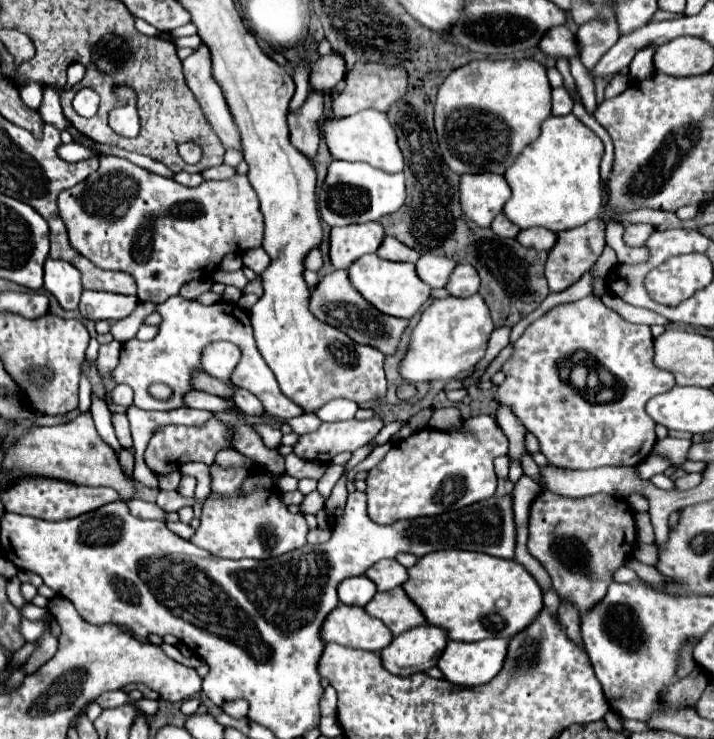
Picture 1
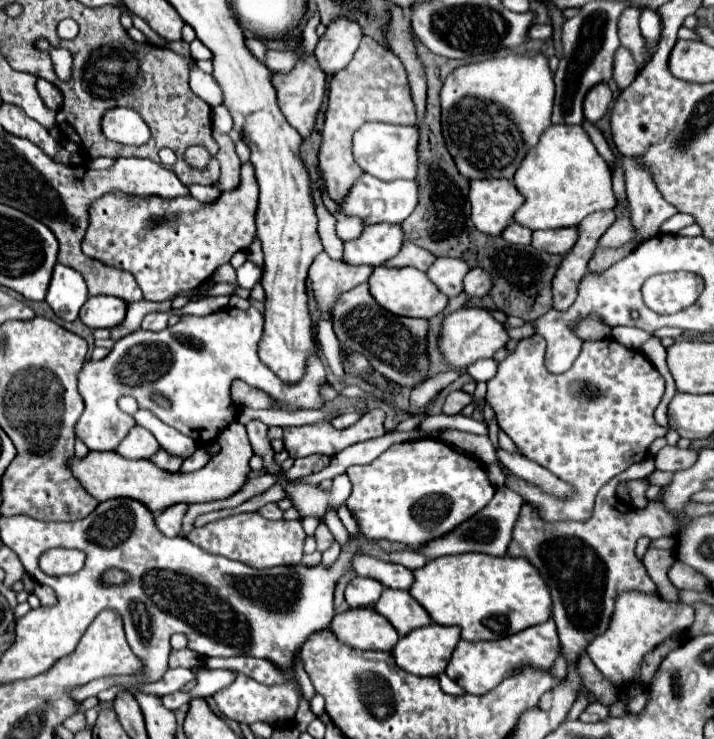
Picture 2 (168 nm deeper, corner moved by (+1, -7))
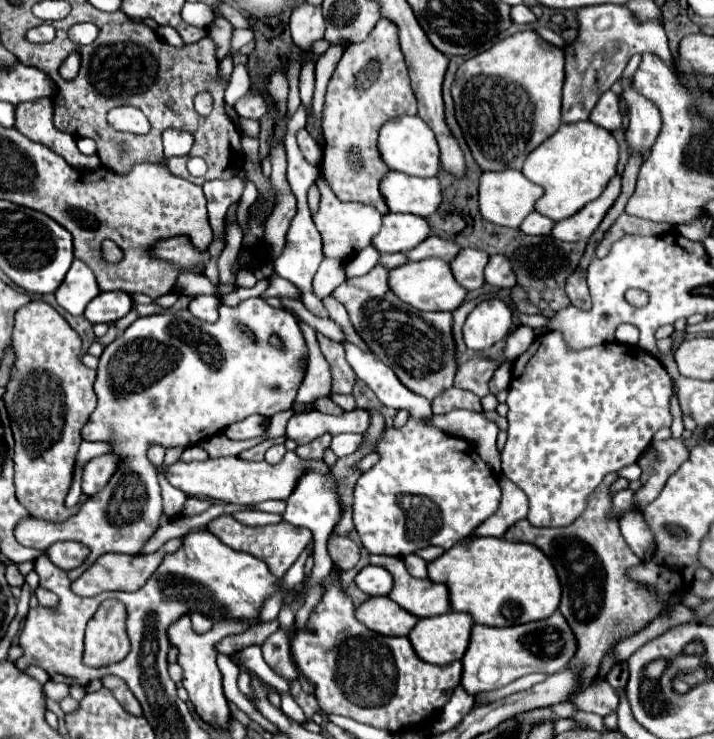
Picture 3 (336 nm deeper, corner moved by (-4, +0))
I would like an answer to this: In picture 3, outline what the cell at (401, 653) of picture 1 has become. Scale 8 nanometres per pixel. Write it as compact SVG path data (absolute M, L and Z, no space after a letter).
M449 611L445 615L419 619L411 629L409 639L423 661L445 665L465 655L471 629L473 617L469 613Z

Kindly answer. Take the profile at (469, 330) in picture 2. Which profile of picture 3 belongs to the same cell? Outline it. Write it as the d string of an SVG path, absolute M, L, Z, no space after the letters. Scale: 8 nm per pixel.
M485 299L475 305L463 325L465 345L481 351L501 341L511 329L511 309L501 299Z

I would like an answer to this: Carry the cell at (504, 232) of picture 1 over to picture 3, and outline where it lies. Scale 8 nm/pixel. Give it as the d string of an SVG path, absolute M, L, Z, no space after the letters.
M533 211L523 223L521 223L521 231L527 233L527 235L551 235L551 229L553 229L555 221L551 221L549 217Z

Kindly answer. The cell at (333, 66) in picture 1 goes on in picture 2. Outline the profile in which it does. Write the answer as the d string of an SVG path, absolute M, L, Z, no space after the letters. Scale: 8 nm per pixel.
M346 18L332 20L314 52L318 56L322 72L326 76L334 76L336 72L344 70L350 64L360 40L362 40L362 30L358 28L358 24Z

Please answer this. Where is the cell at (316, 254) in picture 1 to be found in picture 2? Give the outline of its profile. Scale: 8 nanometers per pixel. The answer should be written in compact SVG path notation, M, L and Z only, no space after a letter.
M326 252L318 254L318 258L310 266L308 278L312 282L312 290L322 316L330 318L328 308L334 304L334 300L344 290L350 290L360 282L366 282L370 270L372 268L366 266L348 266L338 260L332 260Z

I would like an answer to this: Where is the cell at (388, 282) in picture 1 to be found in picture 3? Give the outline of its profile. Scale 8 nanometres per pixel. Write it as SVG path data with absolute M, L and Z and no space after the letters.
M423 259L417 263L409 261L397 269L391 269L389 285L391 291L401 297L401 301L421 311L455 311L467 297L467 289L455 281L449 263L443 259Z

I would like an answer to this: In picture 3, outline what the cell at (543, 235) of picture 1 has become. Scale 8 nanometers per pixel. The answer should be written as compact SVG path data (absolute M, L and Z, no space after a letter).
M613 177L613 181L607 185L607 189L599 195L599 199L587 203L581 211L575 215L557 221L553 229L553 237L559 237L561 241L579 241L579 239L589 239L591 233L599 227L601 219L605 213L611 209L615 199L621 193L621 177Z

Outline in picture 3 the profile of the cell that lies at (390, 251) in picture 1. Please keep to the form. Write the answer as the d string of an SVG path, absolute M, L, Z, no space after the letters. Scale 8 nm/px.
M431 235L427 241L419 243L419 247L411 249L407 253L407 257L409 257L409 261L421 261L421 259L427 259L427 257L439 257L439 259L445 259L445 261L453 261L457 257L459 249L461 247L457 243Z

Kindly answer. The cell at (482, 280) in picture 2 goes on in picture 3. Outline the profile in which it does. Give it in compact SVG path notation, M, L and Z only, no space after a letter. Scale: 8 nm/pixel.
M493 255L485 269L485 281L499 289L511 289L517 285L513 267L505 255Z

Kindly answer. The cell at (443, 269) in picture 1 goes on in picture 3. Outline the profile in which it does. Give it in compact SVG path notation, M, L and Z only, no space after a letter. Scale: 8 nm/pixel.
M461 249L459 257L451 263L455 279L469 291L481 289L485 285L483 269L489 261L489 255L479 249Z

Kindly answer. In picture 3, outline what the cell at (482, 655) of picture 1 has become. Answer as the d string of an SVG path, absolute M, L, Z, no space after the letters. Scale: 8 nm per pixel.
M555 611L549 619L513 627L475 625L469 649L463 657L463 689L469 695L477 695L481 691L499 689L529 673L553 675L569 665L575 651L577 639L569 623L565 625L565 617L561 615L561 611Z

